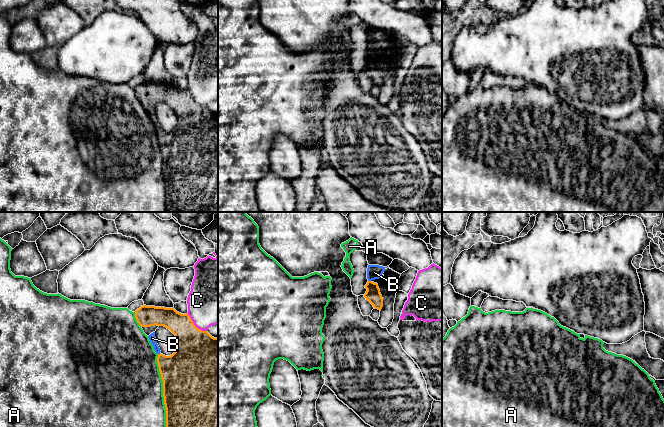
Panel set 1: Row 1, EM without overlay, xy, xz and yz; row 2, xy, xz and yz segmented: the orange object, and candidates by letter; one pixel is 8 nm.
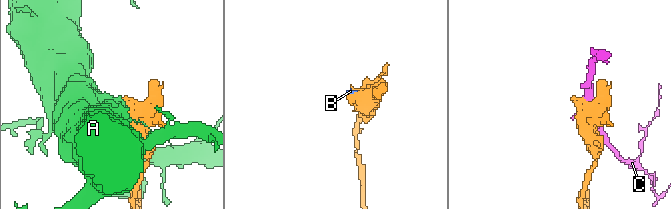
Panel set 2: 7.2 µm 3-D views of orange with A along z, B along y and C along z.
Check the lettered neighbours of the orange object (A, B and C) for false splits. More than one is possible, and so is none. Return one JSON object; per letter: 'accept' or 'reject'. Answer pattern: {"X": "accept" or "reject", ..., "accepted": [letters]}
{"A": "reject", "B": "accept", "C": "reject", "accepted": ["B"]}

